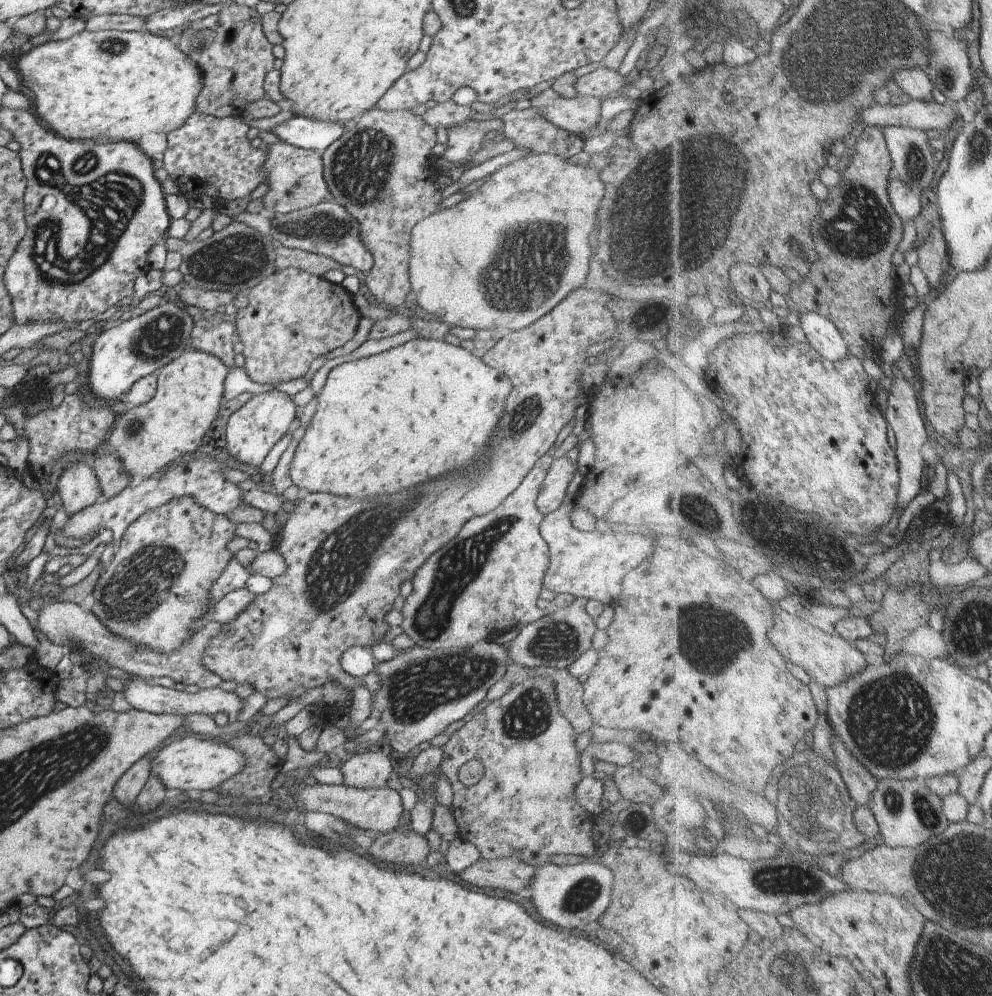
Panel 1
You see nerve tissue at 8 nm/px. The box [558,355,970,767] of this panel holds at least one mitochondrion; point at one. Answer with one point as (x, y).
(710, 635)

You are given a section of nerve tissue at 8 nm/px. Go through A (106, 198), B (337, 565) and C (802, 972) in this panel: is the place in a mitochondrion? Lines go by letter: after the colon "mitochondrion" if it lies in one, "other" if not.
A: mitochondrion
B: mitochondrion
C: mitochondrion

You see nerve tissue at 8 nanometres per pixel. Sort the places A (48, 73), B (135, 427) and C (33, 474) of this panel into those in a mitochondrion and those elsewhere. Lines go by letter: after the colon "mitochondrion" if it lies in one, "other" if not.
A: other
B: mitochondrion
C: other

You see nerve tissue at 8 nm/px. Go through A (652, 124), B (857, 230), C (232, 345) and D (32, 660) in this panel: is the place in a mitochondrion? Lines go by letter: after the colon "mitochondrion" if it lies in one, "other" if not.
A: other
B: mitochondrion
C: other
D: other

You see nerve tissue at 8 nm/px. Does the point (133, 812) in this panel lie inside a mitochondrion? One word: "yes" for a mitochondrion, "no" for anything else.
no

